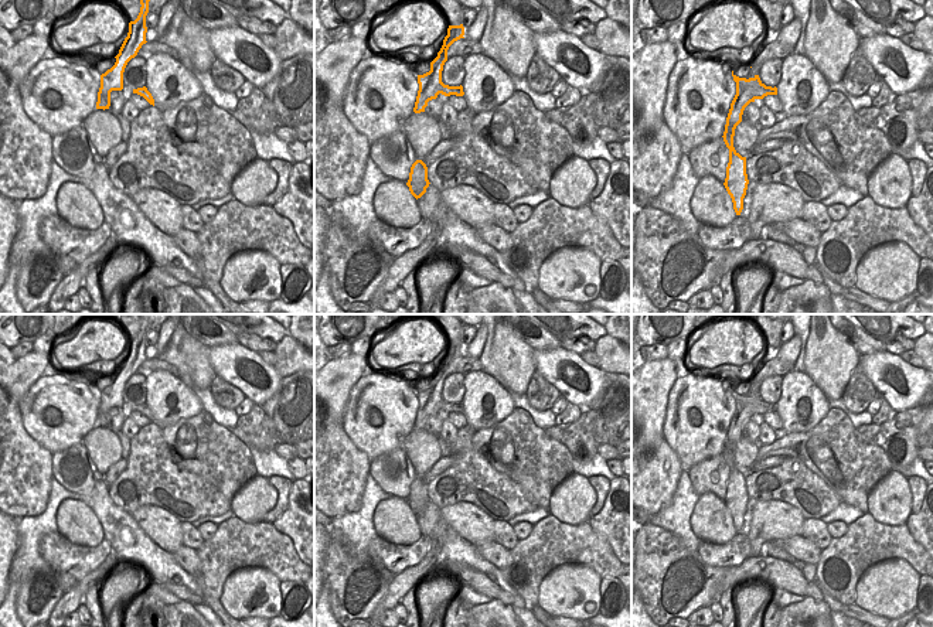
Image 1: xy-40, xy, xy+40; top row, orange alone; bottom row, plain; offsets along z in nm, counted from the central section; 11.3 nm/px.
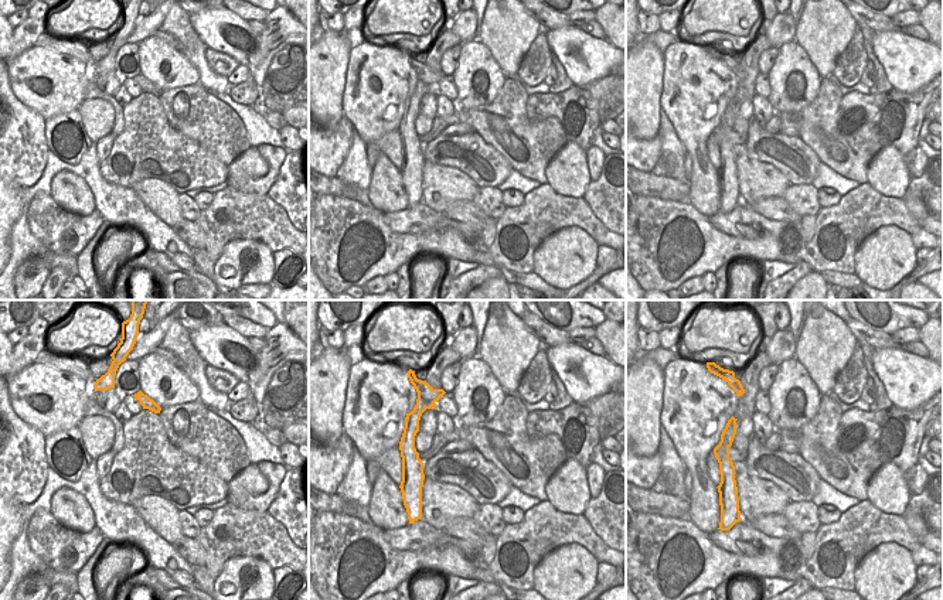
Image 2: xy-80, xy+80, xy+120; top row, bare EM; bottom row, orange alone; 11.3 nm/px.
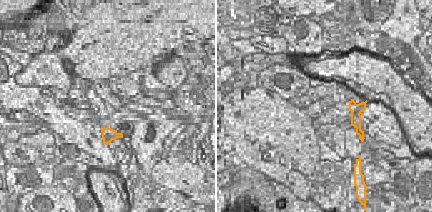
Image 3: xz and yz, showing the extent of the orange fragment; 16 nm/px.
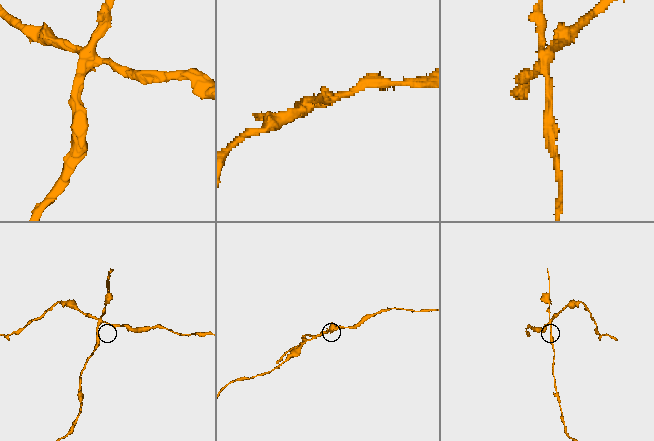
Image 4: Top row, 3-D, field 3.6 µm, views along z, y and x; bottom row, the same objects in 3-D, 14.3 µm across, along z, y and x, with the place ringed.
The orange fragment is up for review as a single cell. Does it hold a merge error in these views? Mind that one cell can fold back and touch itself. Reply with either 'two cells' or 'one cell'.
two cells

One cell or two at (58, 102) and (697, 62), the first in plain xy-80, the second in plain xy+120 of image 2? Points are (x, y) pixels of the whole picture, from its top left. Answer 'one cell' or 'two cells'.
one cell

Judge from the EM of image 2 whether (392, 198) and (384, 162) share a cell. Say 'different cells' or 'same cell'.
same cell

